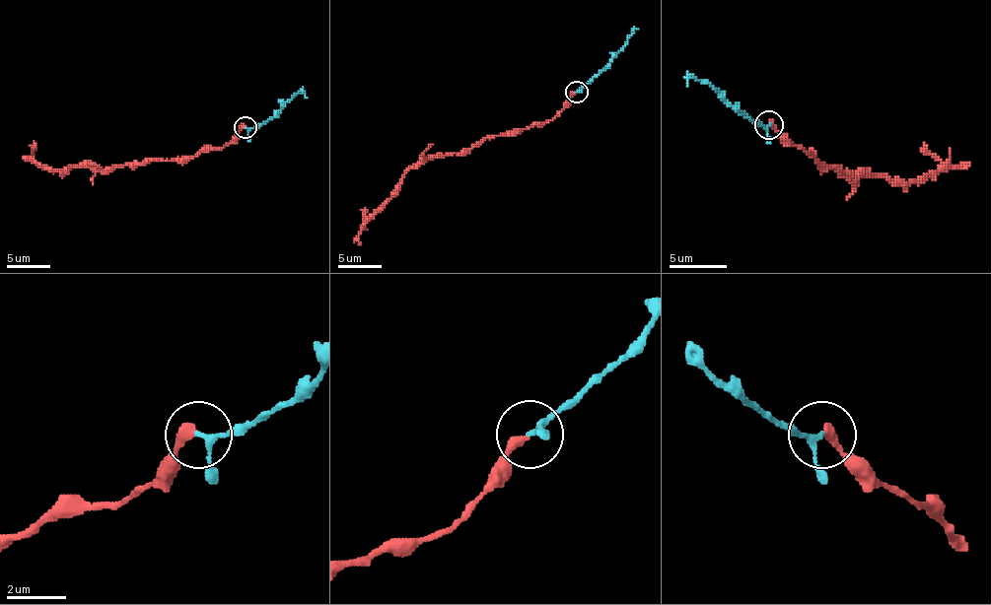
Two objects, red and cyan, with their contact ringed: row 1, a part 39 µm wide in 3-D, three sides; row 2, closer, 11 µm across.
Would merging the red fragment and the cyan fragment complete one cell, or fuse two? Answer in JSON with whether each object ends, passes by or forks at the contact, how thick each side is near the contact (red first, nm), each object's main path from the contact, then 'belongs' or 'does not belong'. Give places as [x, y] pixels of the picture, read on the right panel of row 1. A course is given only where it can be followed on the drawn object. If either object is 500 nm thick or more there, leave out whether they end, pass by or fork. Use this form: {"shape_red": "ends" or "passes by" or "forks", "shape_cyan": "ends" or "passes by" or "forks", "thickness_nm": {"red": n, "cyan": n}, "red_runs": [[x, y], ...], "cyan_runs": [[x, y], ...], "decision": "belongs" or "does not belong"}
{"shape_red": "ends", "shape_cyan": "passes by", "thickness_nm": {"red": 340, "cyan": 170}, "red_runs": [[770, 125], [807, 151], [821, 166], [850, 174], [855, 179], [879, 176], [924, 182], [944, 168], [969, 163]], "cyan_runs": [[770, 125], [755, 125], [701, 80], [690, 77], [687, 86]], "decision": "belongs"}

